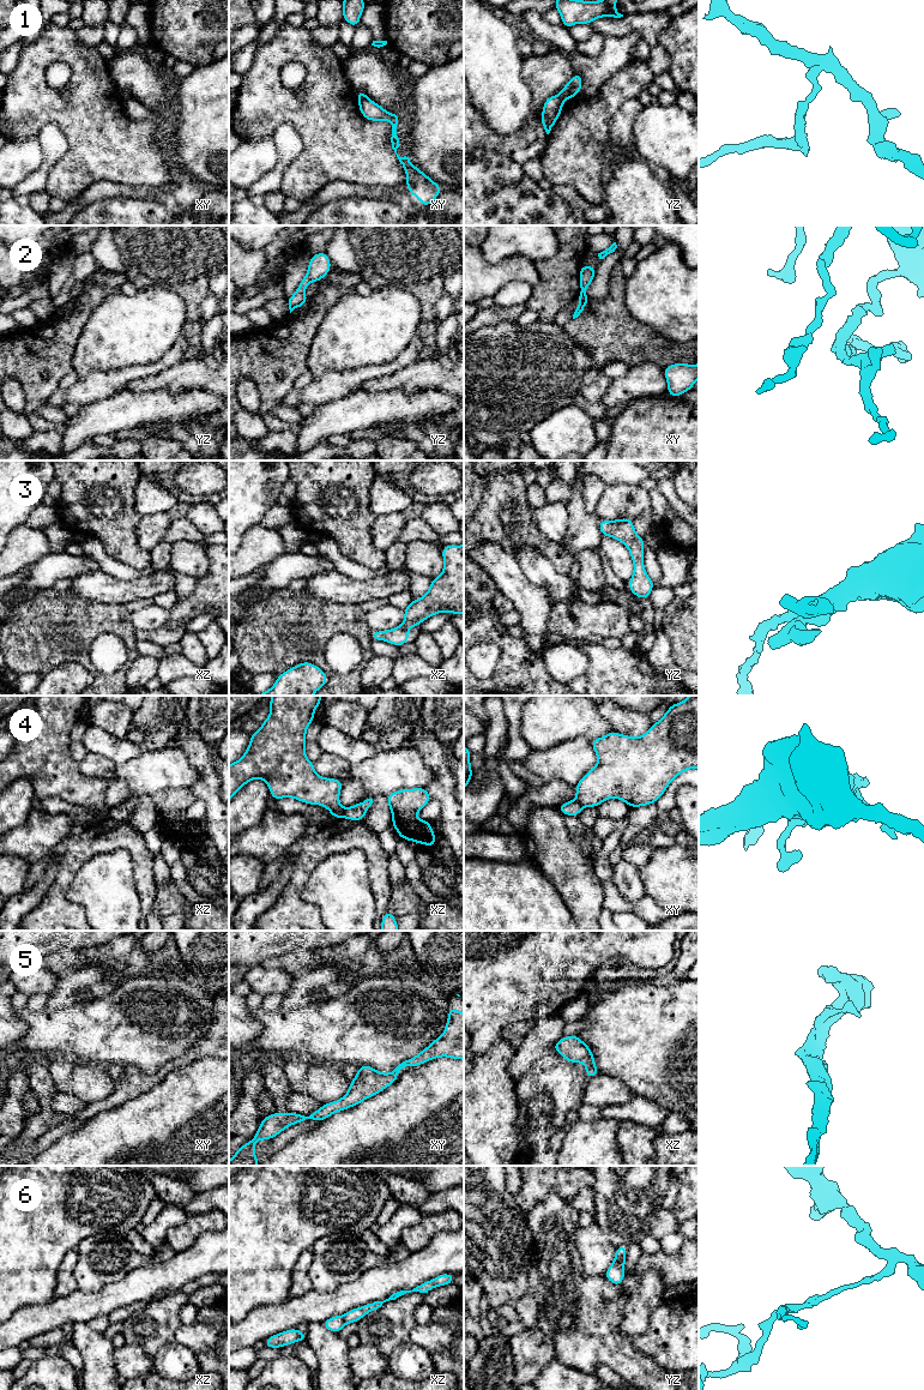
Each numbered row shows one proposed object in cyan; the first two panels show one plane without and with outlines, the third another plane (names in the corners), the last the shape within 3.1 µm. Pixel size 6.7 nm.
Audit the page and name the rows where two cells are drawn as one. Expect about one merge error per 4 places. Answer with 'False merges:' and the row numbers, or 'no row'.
False merges: 1, 4, 6

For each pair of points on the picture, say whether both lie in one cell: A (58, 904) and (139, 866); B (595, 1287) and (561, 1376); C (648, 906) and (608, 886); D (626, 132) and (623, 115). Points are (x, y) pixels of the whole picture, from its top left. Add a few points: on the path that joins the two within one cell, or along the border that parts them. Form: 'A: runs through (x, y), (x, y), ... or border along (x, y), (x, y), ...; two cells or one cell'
A: runs through (65, 874), (66, 870), (92, 843), (120, 843); one cell
B: border along (555, 1358), (565, 1365), (592, 1373); two cells
C: runs through (638, 906), (623, 906), (615, 897); one cell
D: runs through (623, 128), (623, 119); one cell

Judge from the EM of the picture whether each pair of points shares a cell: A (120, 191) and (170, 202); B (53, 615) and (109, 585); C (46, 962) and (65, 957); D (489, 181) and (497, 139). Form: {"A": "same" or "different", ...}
{"A": "same", "B": "different", "C": "same", "D": "different"}

